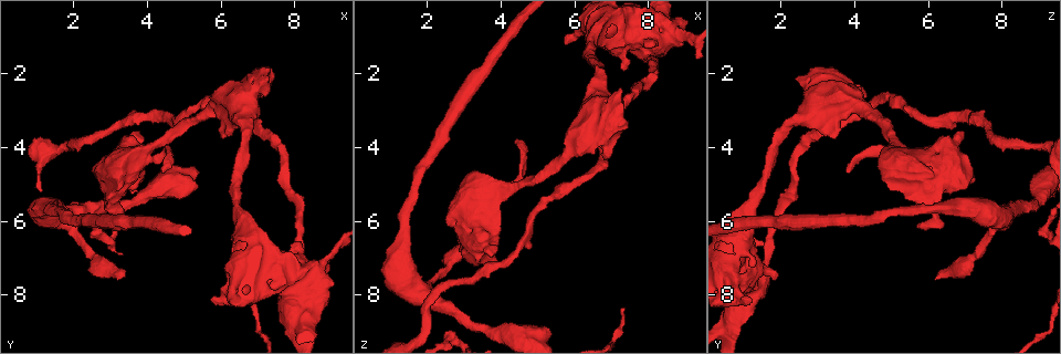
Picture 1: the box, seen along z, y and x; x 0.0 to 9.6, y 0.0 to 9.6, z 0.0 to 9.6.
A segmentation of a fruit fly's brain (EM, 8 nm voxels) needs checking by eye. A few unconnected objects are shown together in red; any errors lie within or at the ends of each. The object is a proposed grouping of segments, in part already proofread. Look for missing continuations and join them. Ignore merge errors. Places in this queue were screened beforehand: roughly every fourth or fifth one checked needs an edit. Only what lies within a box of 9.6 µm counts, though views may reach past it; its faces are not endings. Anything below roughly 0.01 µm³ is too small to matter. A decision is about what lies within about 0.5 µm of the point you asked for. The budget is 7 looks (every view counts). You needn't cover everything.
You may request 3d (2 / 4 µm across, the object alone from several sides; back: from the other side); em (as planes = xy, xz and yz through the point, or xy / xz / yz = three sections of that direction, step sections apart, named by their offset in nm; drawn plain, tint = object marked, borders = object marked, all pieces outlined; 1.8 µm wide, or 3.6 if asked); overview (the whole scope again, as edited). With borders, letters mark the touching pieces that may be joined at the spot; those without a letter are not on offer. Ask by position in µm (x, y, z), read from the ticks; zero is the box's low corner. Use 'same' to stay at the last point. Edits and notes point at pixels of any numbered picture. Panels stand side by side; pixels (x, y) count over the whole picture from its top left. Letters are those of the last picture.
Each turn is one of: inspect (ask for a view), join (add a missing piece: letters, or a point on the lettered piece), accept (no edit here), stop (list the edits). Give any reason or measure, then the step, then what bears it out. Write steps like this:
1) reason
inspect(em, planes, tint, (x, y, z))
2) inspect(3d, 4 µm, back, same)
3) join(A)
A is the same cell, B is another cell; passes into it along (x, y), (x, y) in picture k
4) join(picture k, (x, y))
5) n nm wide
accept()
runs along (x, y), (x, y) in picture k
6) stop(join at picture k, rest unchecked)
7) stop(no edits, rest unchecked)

long arm stops here
inspect(em, planes, plain, (3.20, 7.60, 6.20))

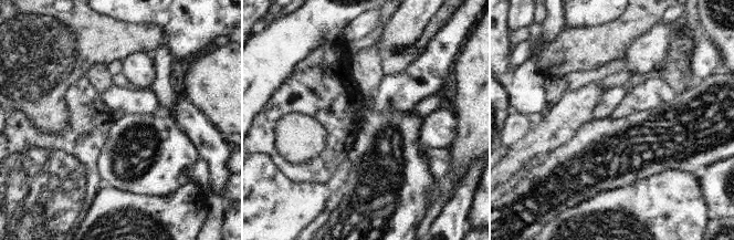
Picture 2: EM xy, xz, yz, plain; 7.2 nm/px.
what lies round it
inspect(em, planes, borders, same)

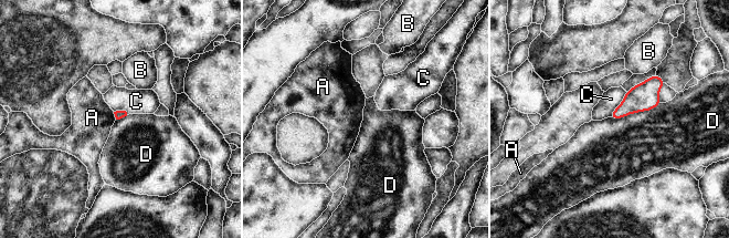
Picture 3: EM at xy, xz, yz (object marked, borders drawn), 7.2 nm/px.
accept()
A, B, C and D are other cells; border along (661, 102), (650, 110), (609, 117) in picture 3; no lettered piece goes on from it

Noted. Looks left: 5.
an open end
inspect(3d, 2 µm, (4.40, 4.75, 3.80))

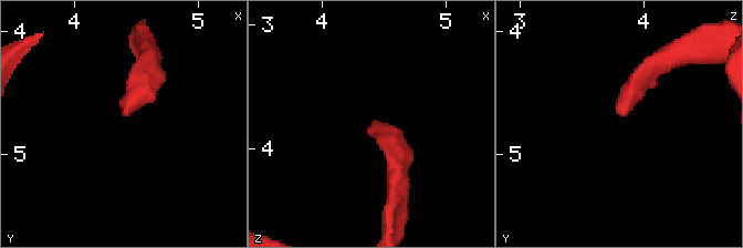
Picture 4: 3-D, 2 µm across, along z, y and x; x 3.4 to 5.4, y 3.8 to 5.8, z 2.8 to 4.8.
inspect(em, planes, plain, (4.40, 4.70, 3.82))

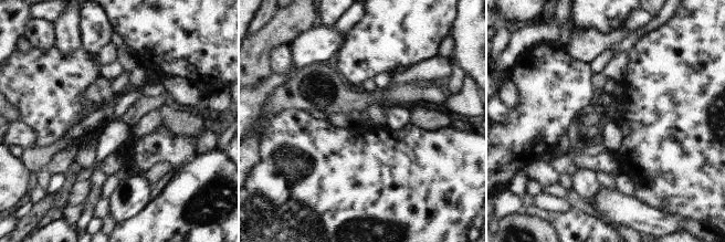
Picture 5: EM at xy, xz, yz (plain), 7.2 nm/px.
inspect(em, planes, borders, same)

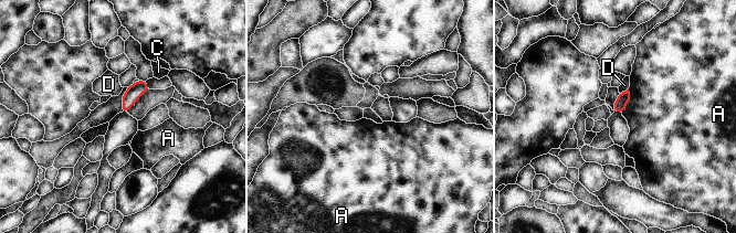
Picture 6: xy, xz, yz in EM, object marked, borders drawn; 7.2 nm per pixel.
accept()
A, C and D are other cells; border along (629, 88), (629, 102), (621, 113) in picture 6; no lettered piece goes on from it

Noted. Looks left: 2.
touches itself
inspect(em, 3.6 µm, planes, tint, (8.05, 6.95, 1.15))

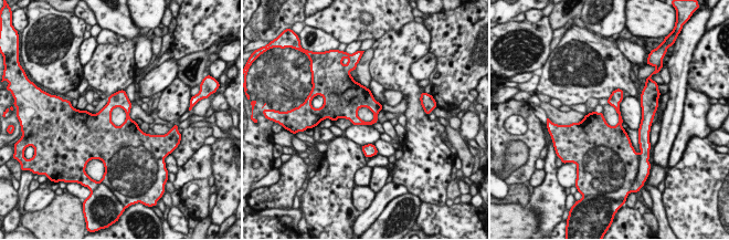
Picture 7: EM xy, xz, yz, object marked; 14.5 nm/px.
what lies round it
inspect(em, 3.6 µm, planes, borders, same)

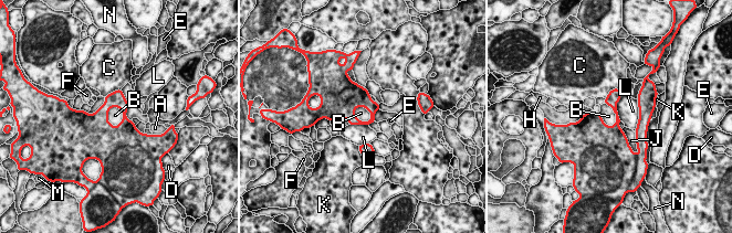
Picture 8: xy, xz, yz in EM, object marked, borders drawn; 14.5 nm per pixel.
100 nm wide; L touches over 440 nm
accept()
A, B, C, D, E, F, H, J, K, L, M and N are other cells; no lettered piece goes on from it

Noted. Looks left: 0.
stop(no edits, rest unchecked)

